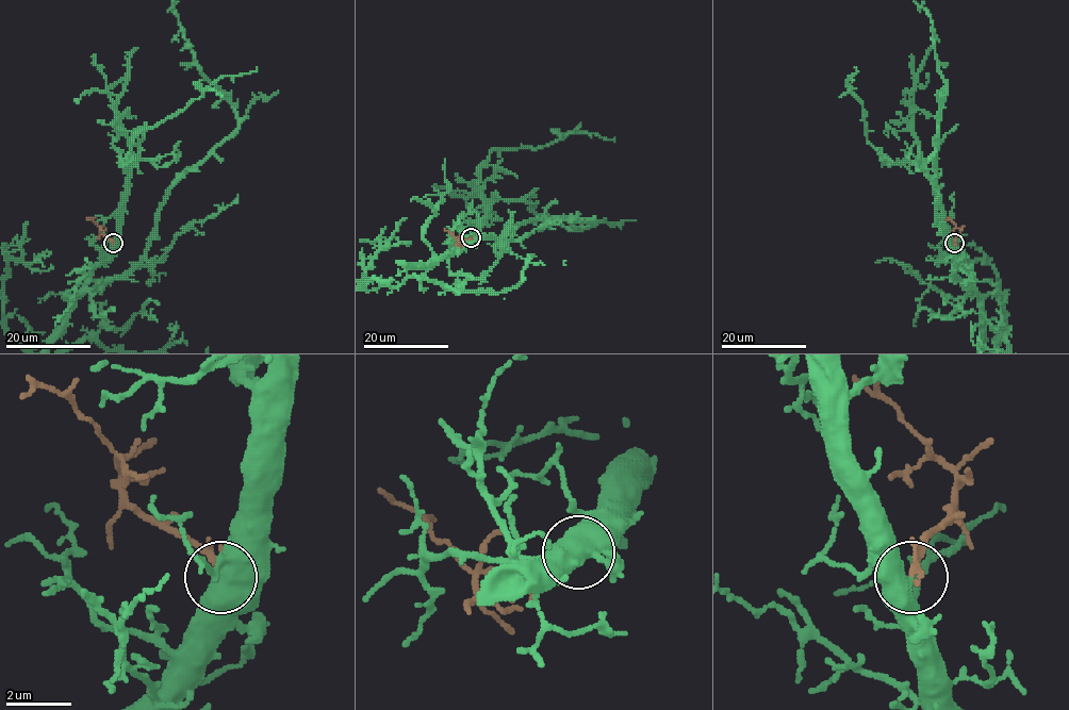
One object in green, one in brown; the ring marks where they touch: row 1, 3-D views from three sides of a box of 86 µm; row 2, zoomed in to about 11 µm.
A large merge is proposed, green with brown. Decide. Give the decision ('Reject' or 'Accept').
Accept

